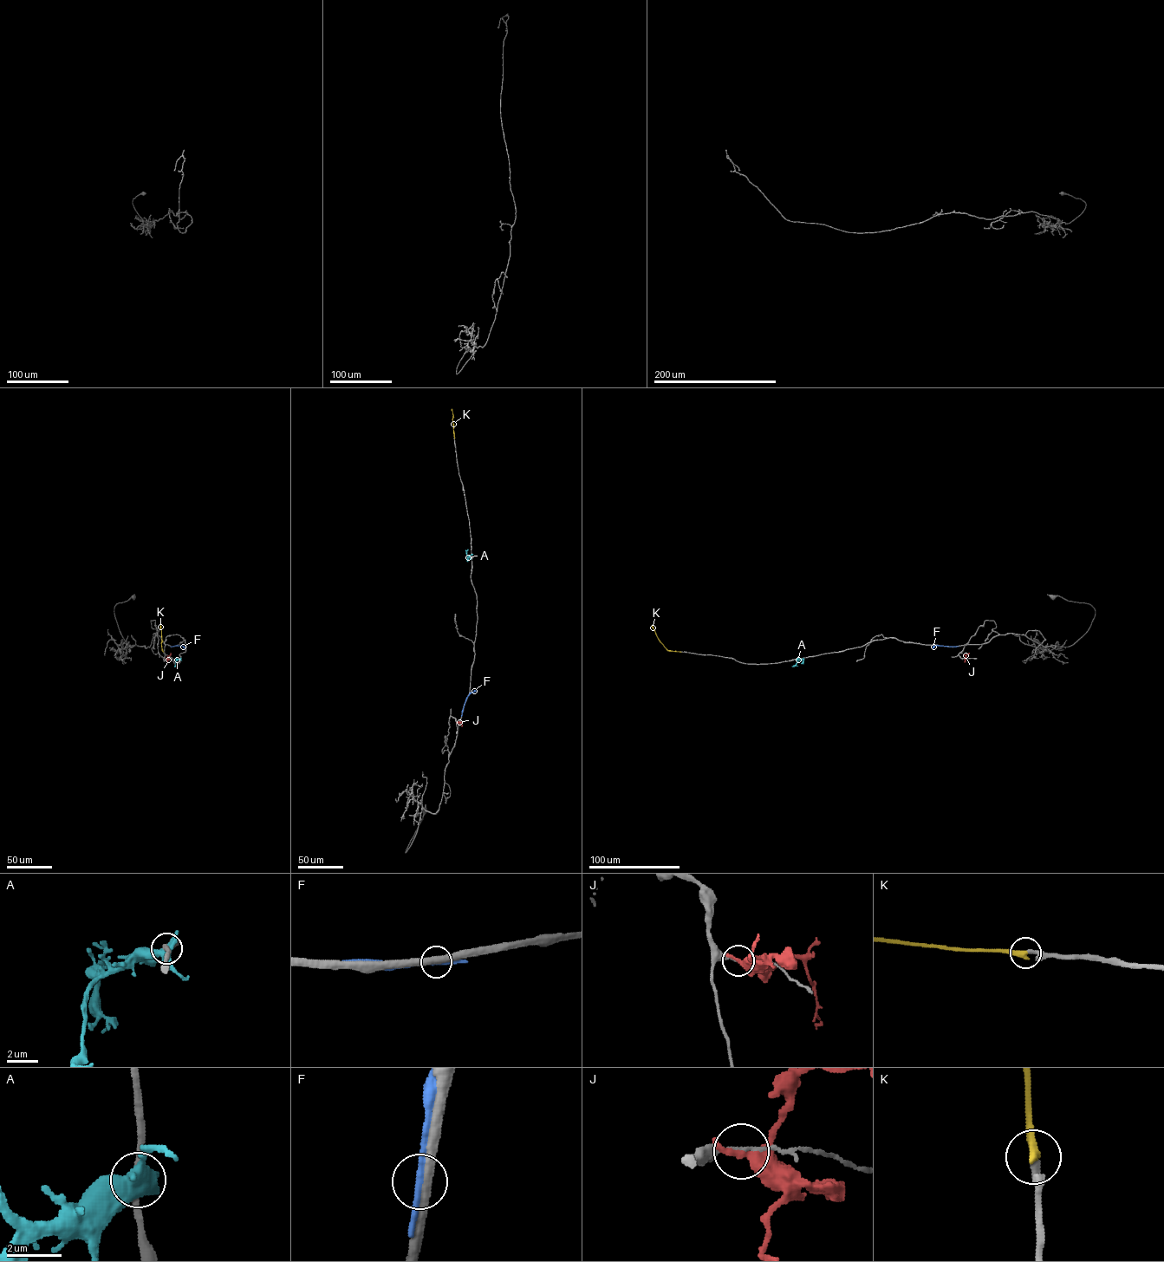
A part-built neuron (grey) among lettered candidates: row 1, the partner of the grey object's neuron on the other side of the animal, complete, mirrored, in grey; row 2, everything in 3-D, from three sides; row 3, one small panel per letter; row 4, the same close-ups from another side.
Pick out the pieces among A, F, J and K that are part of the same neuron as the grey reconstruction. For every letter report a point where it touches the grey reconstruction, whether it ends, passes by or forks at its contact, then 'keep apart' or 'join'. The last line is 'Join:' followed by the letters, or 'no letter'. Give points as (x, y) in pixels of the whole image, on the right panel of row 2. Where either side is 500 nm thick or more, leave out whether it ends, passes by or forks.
A: meets grey at (797, 659); it forks there; keep apart
F: meets grey at (957, 647); it passes by; keep apart
J: meets grey at (965, 658); keep apart
K: meets grey at (680, 652); it ends there; join
Join: K

